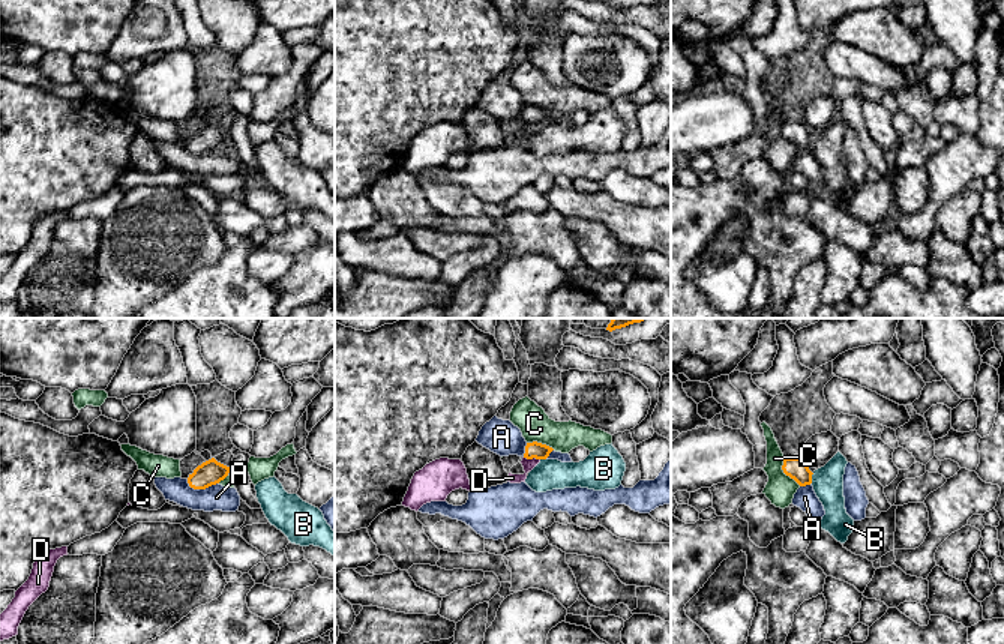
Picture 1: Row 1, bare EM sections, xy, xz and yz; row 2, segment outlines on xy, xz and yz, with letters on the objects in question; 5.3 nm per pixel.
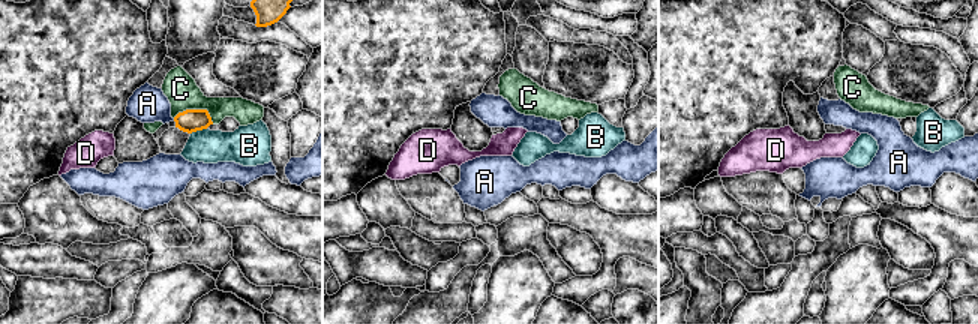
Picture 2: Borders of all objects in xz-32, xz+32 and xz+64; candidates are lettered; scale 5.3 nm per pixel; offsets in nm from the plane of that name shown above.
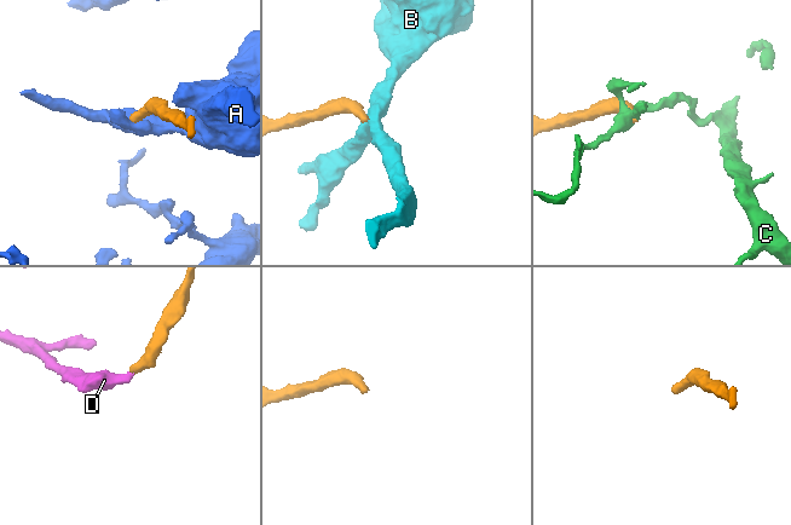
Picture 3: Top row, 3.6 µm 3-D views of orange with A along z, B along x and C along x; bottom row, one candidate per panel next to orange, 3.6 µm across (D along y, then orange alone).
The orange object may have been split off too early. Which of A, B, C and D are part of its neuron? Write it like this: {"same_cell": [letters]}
{"same_cell": ["D"]}

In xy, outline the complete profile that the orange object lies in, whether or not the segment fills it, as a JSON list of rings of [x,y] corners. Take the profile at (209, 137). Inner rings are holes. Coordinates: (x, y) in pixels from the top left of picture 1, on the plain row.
[[[215,122],[198,129],[188,141],[188,147],[194,153],[206,153],[224,144],[230,137],[230,131],[218,126]]]

